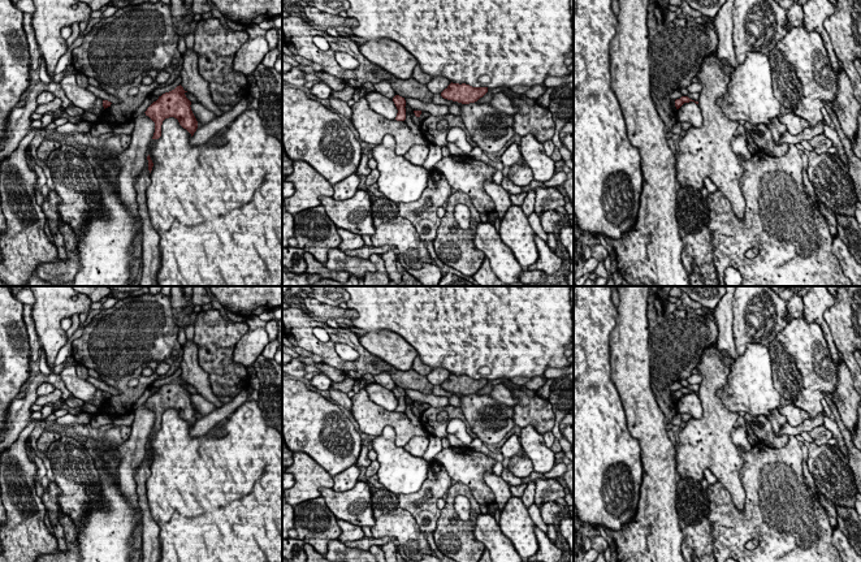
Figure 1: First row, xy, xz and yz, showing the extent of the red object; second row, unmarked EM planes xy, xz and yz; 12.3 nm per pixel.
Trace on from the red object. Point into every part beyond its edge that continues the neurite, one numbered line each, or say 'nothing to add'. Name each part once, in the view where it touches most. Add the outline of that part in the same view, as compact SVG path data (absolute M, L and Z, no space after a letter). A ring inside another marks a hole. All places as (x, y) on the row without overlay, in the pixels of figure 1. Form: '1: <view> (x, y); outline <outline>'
nothing to add

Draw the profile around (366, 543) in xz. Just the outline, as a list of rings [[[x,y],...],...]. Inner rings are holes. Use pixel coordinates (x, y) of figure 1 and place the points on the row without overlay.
[[[364,536],[363,539],[358,540],[358,541],[346,541],[345,545],[347,548],[355,548],[355,549],[360,549],[360,550],[369,550],[372,546],[382,546],[390,541],[395,541],[394,536],[384,536],[381,539],[375,539],[372,537],[367,537]]]

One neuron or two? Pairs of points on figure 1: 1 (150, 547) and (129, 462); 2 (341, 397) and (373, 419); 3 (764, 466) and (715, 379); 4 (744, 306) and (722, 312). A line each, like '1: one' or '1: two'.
1: two
2: two
3: two
4: two

